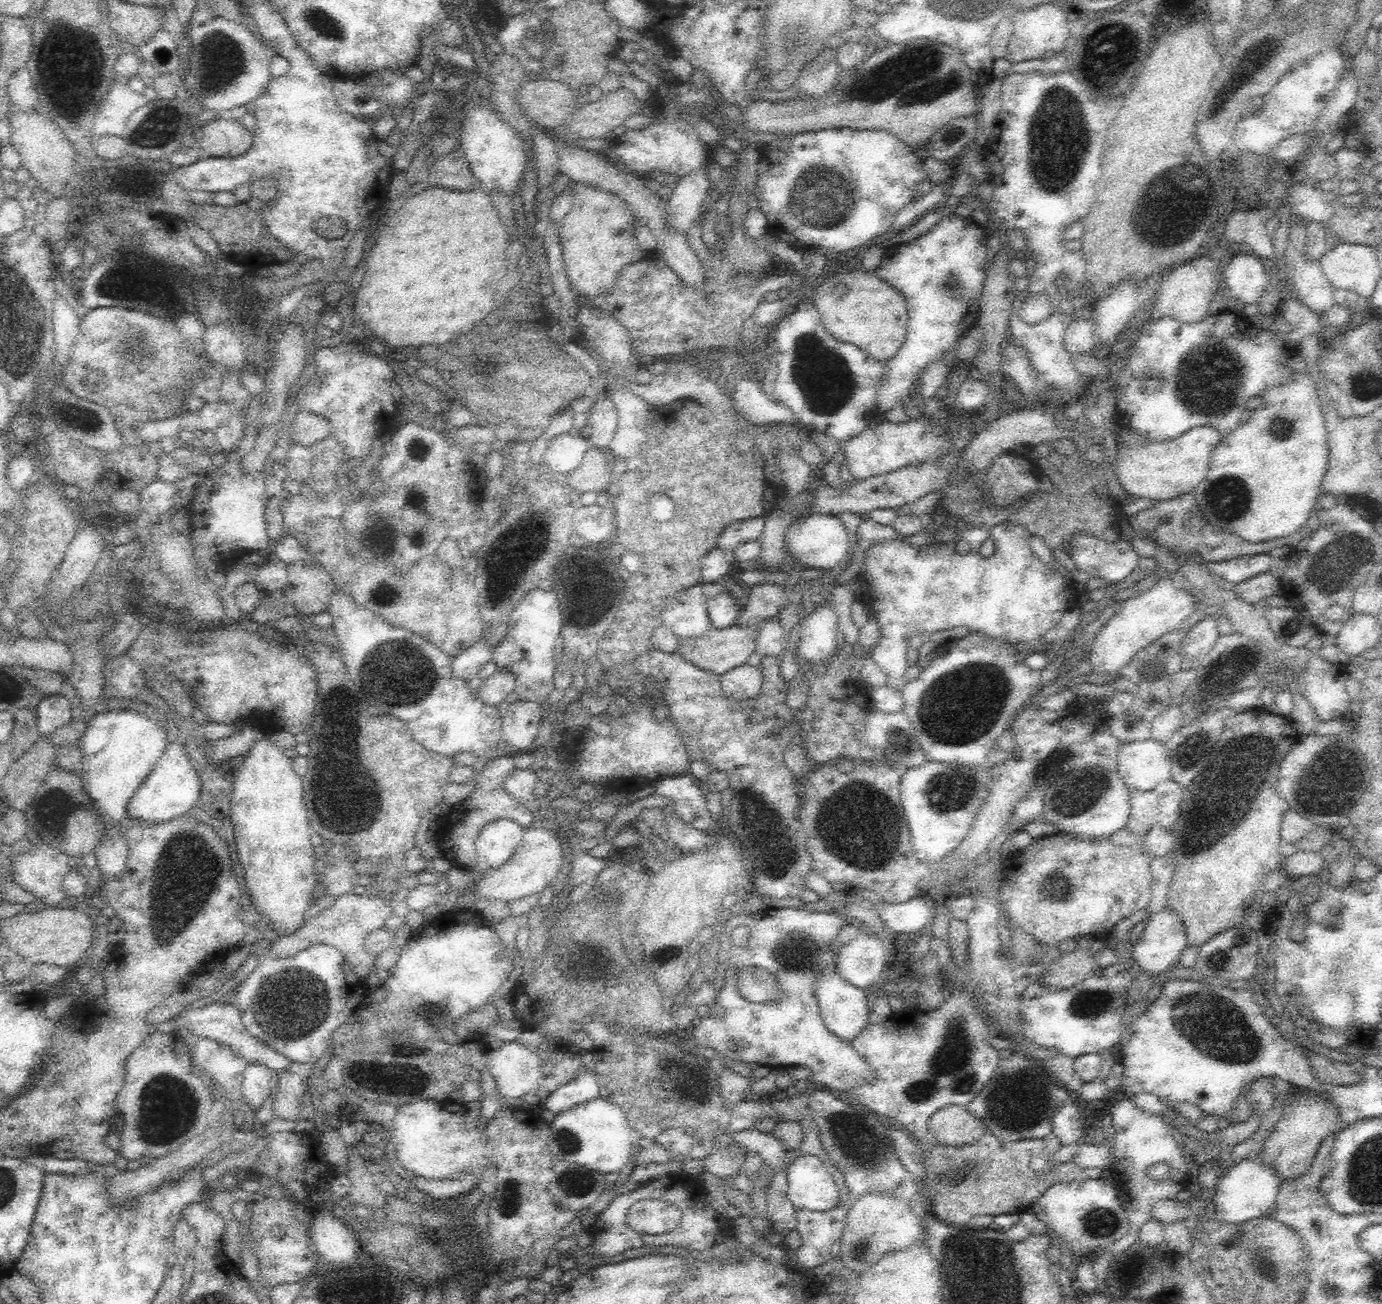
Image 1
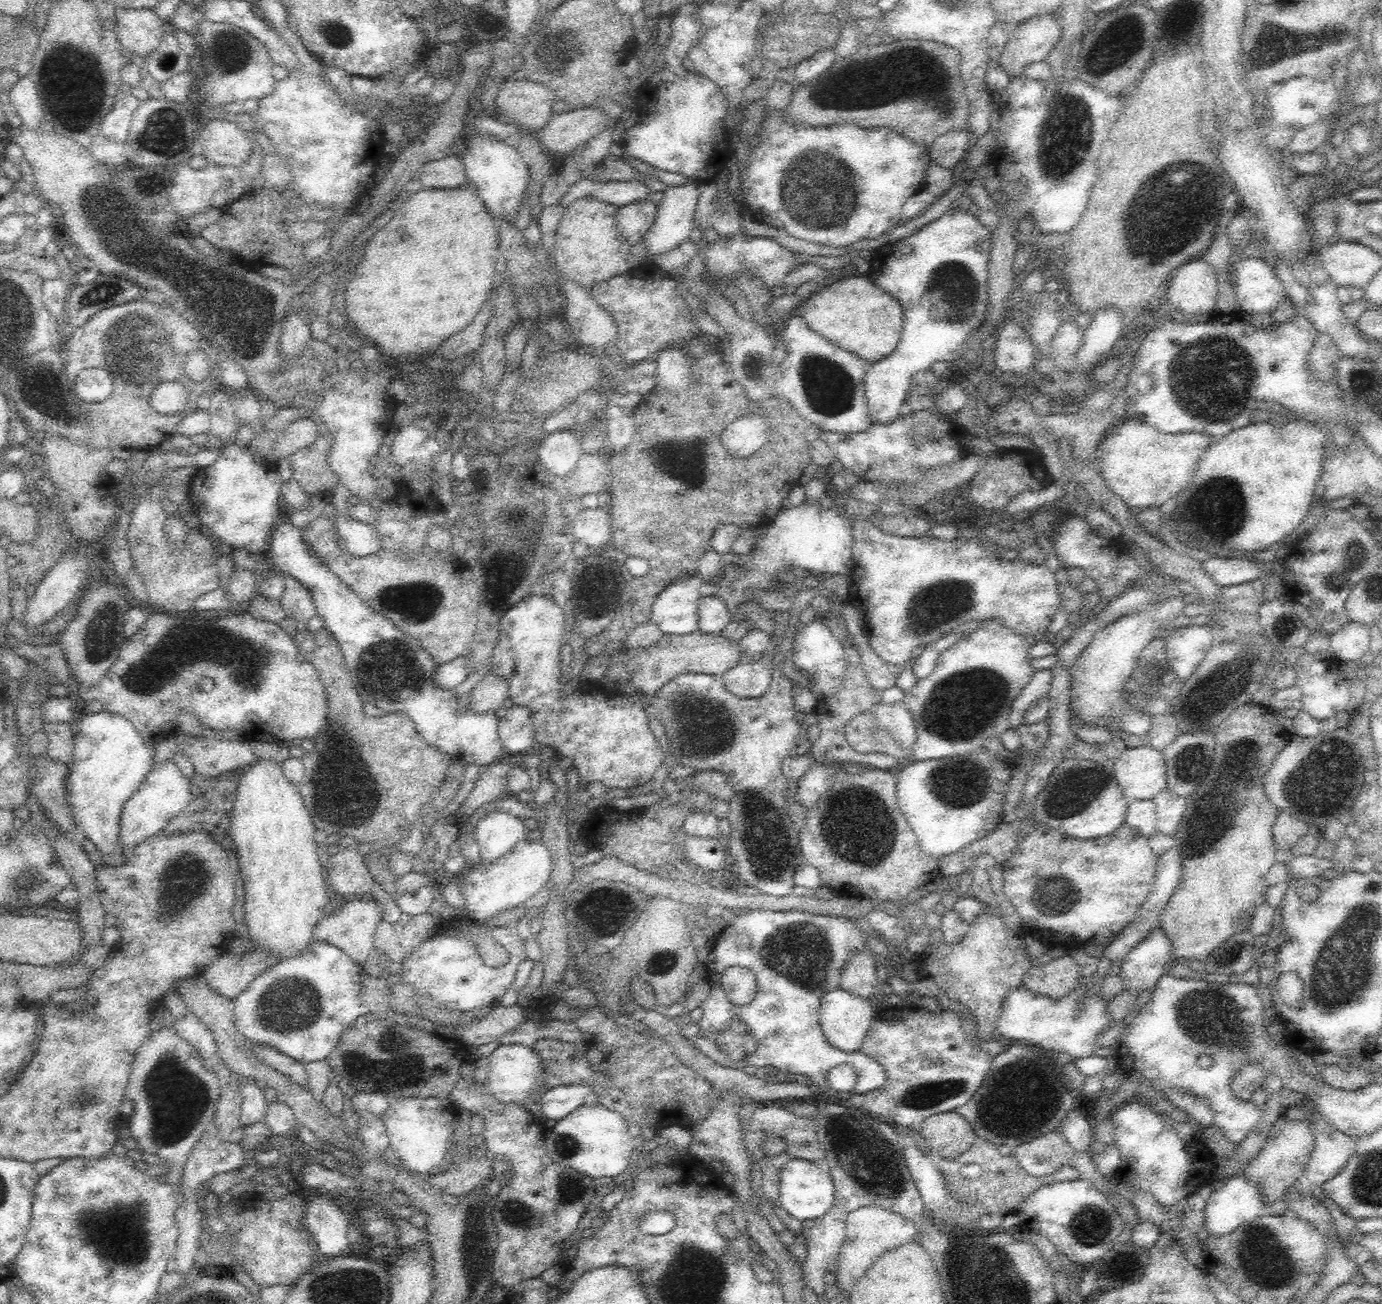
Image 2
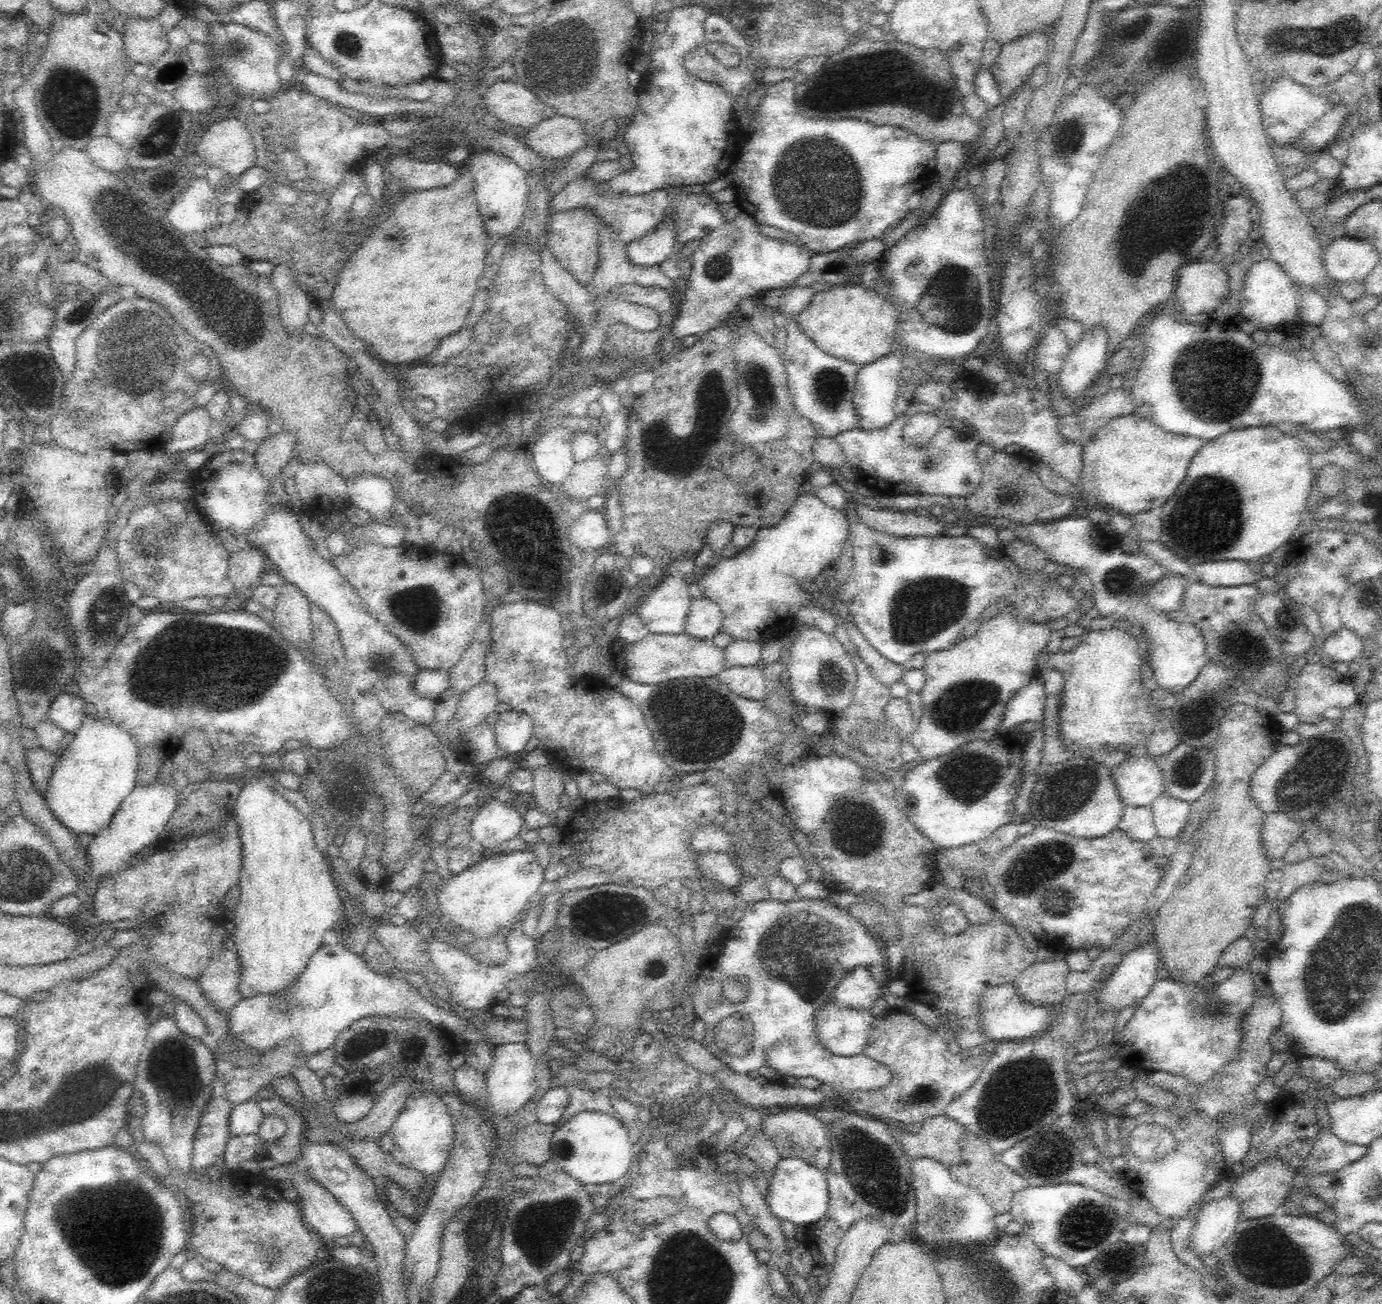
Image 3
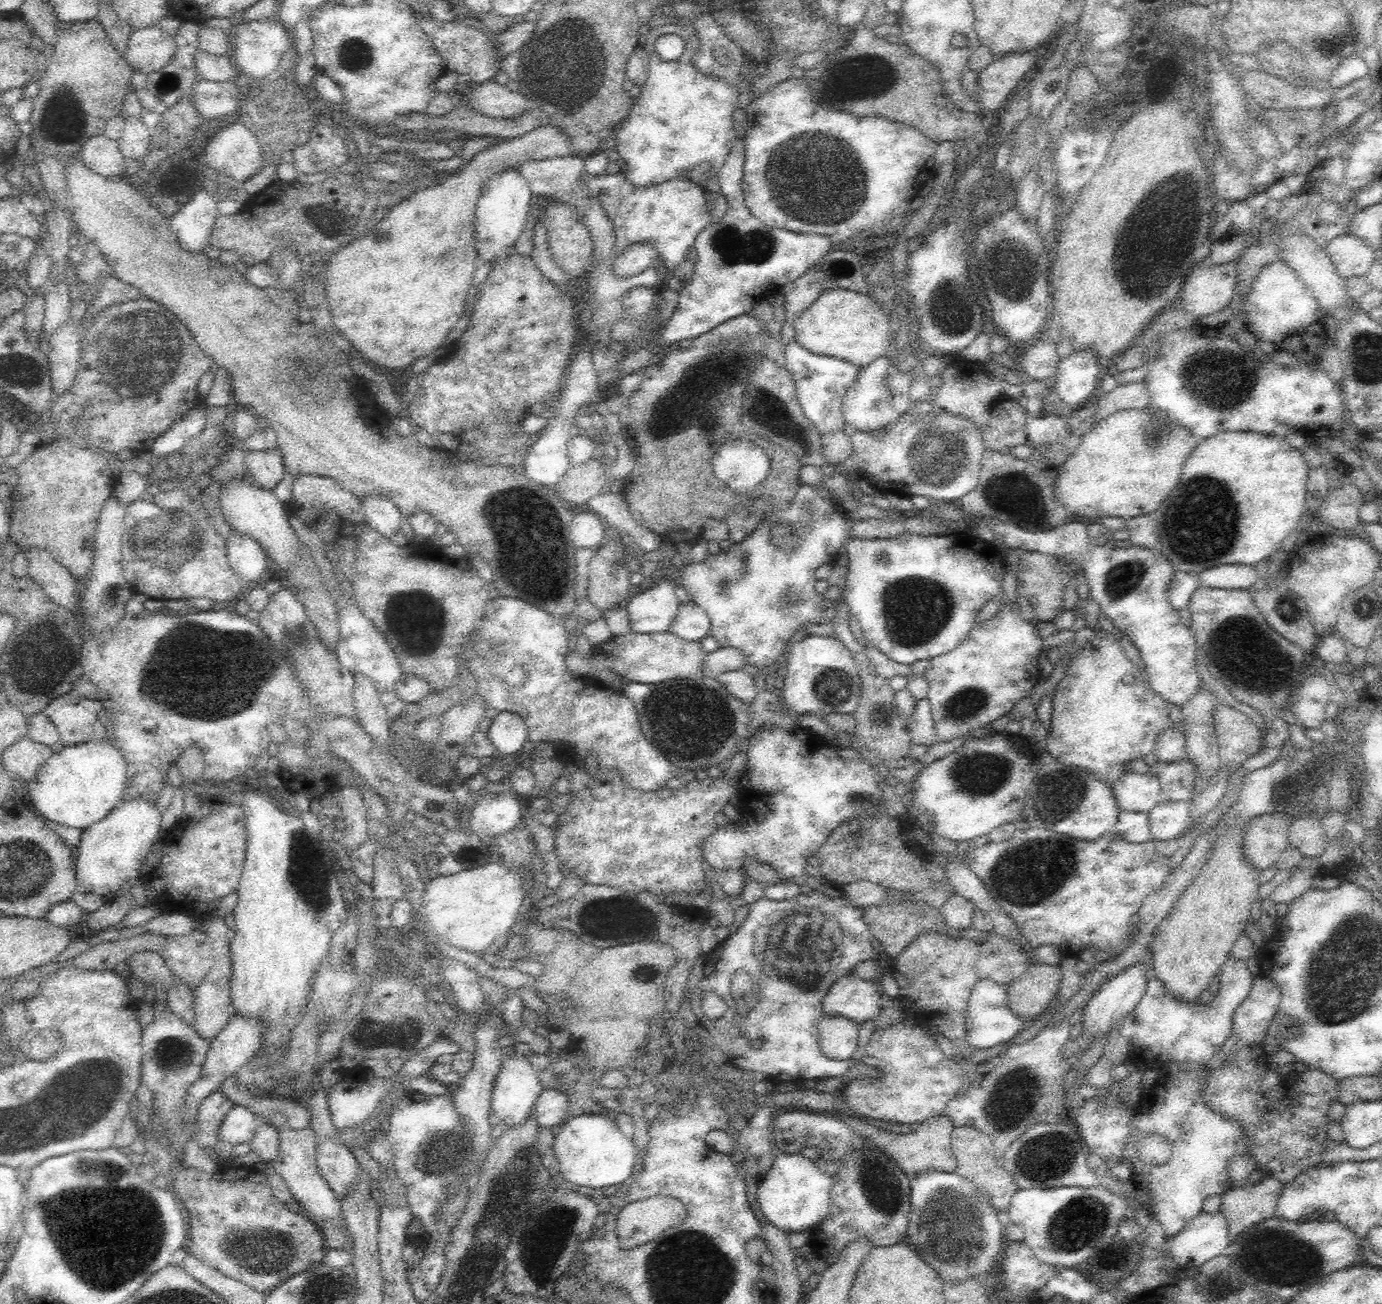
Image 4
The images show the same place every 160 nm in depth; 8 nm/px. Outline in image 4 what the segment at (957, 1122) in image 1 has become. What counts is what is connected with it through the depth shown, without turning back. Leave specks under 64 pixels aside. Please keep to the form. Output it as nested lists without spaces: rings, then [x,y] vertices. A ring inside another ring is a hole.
[[[944,1114],[936,1116],[936,1118],[928,1118],[926,1122],[920,1124],[920,1128],[916,1132],[906,1134],[894,1134],[894,1132],[882,1130],[882,1128],[876,1130],[876,1126],[868,1124],[868,1120],[864,1120],[864,1118],[860,1118],[860,1126],[855,1127],[858,1131],[862,1130],[860,1134],[870,1140],[872,1145],[876,1146],[876,1148],[882,1148],[886,1154],[890,1154],[890,1157],[894,1159],[894,1163],[908,1175],[916,1176],[926,1170],[946,1172],[955,1172],[957,1170],[958,1162],[954,1157],[951,1144],[951,1134],[955,1126],[950,1117]]]

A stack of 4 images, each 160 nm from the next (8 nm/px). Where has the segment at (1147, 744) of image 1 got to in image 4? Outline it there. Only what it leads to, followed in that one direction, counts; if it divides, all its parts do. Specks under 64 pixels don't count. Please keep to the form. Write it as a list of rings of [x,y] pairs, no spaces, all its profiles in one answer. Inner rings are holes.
[[[1127,771],[1109,785],[1121,811],[1149,813],[1163,799],[1159,778],[1154,773]]]

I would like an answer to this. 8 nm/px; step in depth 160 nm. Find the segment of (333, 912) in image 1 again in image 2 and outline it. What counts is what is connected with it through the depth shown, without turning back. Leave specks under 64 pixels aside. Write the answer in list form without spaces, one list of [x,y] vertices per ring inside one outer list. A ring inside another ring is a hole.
[[[357,899],[345,901],[342,908],[332,914],[322,916],[322,920],[316,924],[313,939],[327,942],[340,948],[350,956],[353,962],[370,962],[370,957],[374,948],[372,946],[372,936],[376,930],[376,924],[380,922],[382,912],[376,902],[372,900]],[[257,948],[237,958],[226,952],[220,953],[201,974],[212,990],[226,998],[236,998],[242,994],[256,976],[272,969],[280,962],[267,952]]]

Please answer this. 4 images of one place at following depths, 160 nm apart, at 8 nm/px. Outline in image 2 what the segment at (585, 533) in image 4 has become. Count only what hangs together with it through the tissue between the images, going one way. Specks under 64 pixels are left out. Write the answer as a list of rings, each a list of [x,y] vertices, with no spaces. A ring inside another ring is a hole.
[[[606,508],[582,510],[572,522],[576,540],[582,540],[590,548],[604,546],[610,540],[610,516]]]

